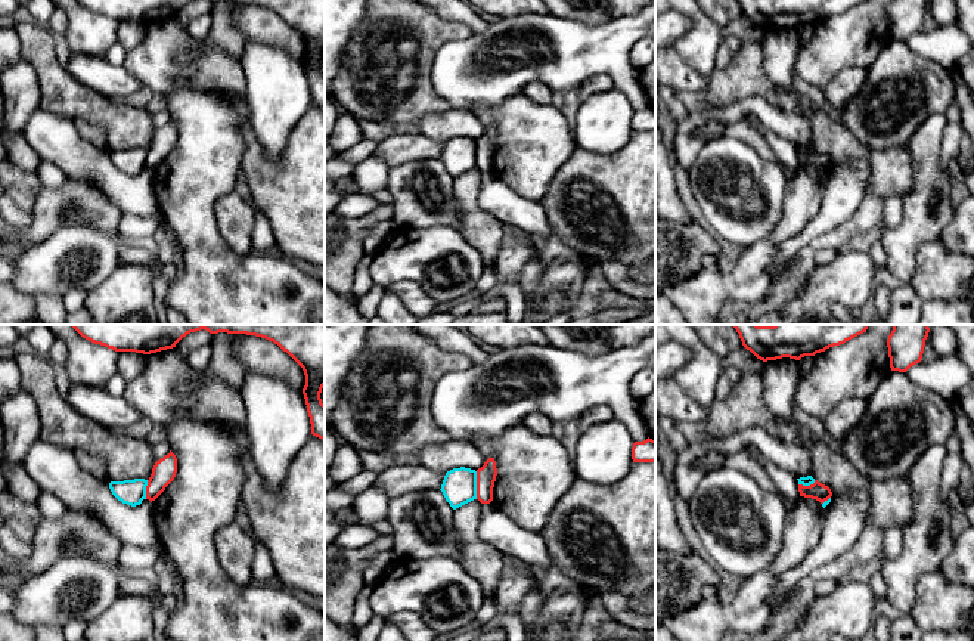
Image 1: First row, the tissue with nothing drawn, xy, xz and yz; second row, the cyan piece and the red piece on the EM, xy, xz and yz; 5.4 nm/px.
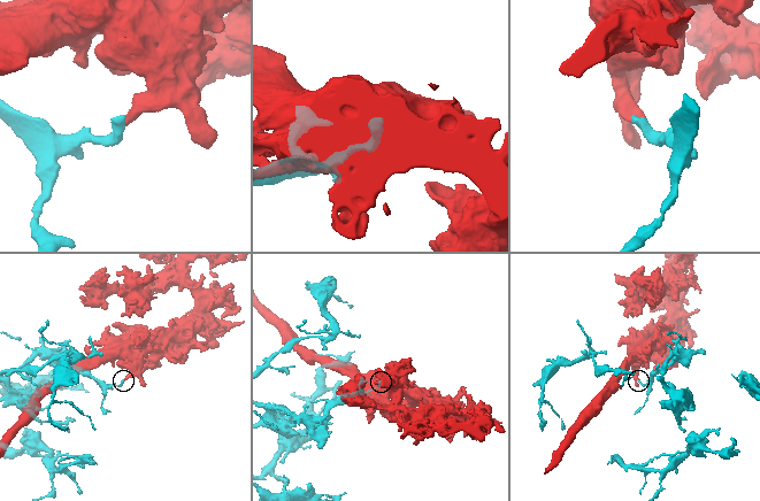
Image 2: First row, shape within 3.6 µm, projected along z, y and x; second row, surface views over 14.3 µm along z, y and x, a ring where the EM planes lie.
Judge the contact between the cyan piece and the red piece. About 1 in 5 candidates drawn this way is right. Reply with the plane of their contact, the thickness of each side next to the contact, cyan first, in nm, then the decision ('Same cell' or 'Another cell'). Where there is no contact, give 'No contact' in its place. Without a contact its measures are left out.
Touches cyan in xz. Thickness 190 nm (cyan) against 110 nm. Another cell

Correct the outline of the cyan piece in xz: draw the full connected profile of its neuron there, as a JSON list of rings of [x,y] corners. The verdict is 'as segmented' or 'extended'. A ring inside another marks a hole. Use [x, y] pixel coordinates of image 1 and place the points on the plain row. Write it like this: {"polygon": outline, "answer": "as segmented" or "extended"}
{"polygon": [[[465,136],[447,140],[440,160],[453,179],[477,168],[477,140]]], "answer": "as segmented"}

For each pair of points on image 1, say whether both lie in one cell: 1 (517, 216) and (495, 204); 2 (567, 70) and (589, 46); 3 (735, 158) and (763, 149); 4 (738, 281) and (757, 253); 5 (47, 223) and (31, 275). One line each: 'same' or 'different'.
1: same
2: same
3: different
4: same
5: different

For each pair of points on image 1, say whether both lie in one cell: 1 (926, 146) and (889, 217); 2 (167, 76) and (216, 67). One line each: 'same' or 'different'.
1: different
2: same

